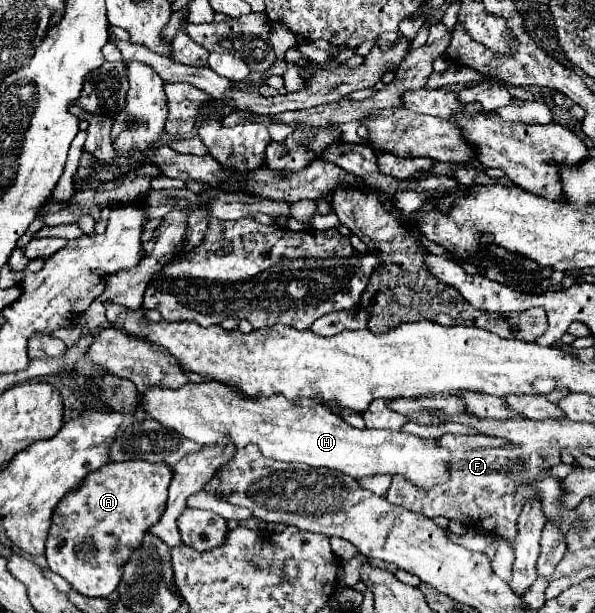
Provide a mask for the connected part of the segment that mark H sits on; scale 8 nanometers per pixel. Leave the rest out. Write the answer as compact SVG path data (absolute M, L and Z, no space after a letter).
M212 380L186 384L178 390L146 390L142 400L150 418L202 446L226 446L232 442L236 448L244 448L256 444L272 460L304 462L314 468L326 466L356 480L376 474L404 476L420 490L430 490L450 480L450 450L440 446L436 438L420 438L396 430L358 430L334 416L328 406L294 406L282 394L274 398L242 398L230 386Z

